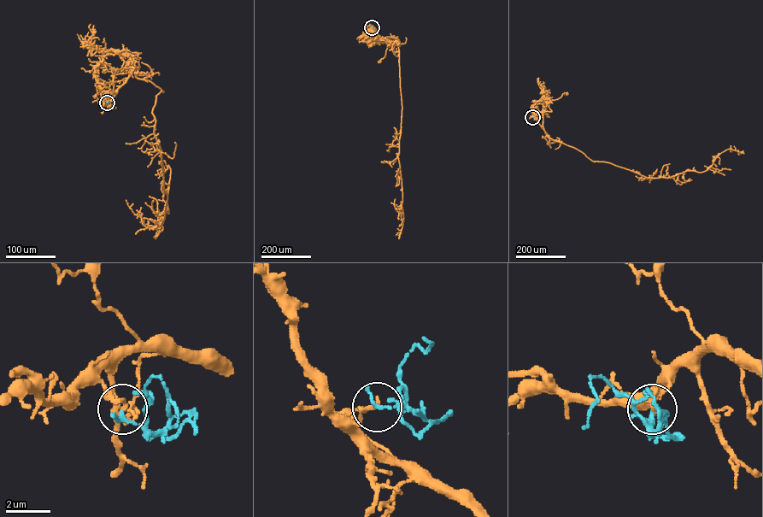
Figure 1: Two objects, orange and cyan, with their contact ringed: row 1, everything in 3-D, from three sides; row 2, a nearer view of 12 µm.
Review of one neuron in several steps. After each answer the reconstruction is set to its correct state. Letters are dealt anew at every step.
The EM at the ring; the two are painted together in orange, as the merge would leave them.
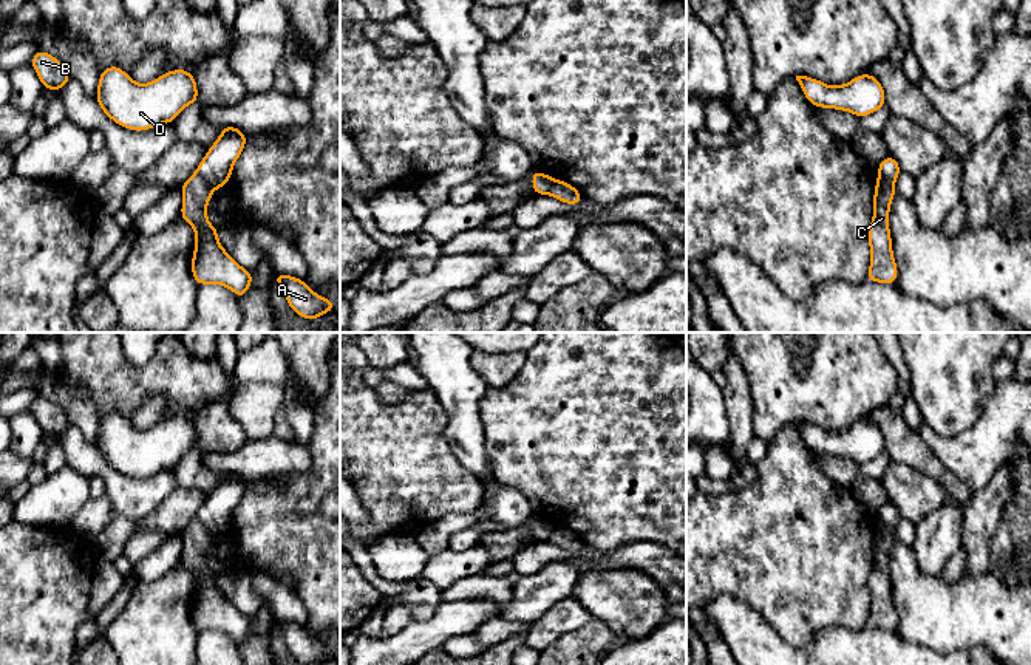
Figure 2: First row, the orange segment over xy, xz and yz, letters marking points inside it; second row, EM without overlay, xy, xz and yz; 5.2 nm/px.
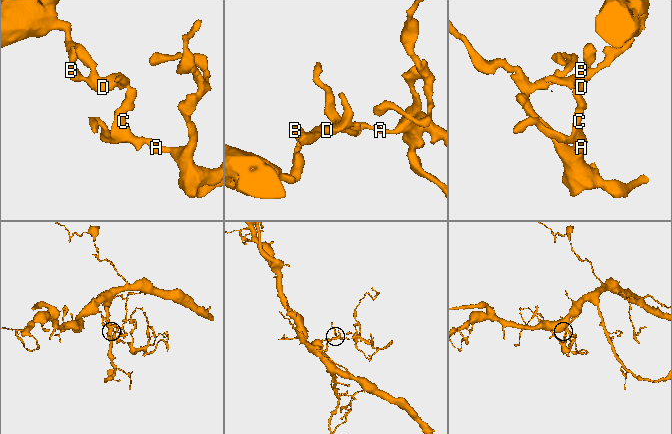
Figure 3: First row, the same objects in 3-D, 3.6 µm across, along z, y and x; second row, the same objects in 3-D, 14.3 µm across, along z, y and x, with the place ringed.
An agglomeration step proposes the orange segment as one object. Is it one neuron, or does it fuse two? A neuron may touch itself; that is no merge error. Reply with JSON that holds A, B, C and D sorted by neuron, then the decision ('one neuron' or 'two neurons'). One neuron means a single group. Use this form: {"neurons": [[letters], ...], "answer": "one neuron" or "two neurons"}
{"neurons": [["A", "C"], ["B", "D"]], "answer": "two neurons"}

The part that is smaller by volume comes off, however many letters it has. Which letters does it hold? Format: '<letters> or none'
A, C

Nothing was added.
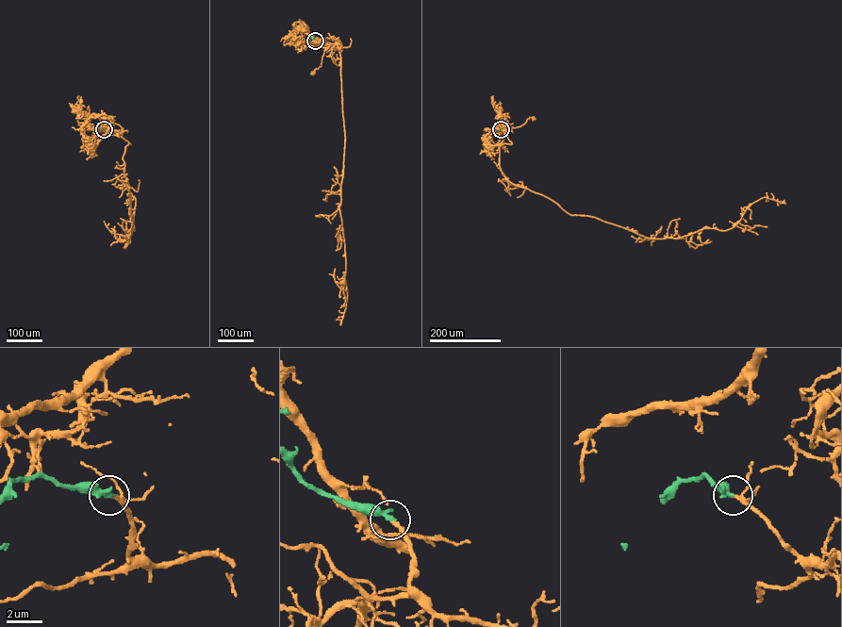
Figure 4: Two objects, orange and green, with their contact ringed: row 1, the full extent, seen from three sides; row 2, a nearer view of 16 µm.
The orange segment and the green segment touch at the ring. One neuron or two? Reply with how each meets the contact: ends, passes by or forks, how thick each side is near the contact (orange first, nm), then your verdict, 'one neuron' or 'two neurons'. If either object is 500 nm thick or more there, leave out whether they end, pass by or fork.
orange passes by; green ends there; 160 nm thick on the orange side, 360 nm on the other; one neuron

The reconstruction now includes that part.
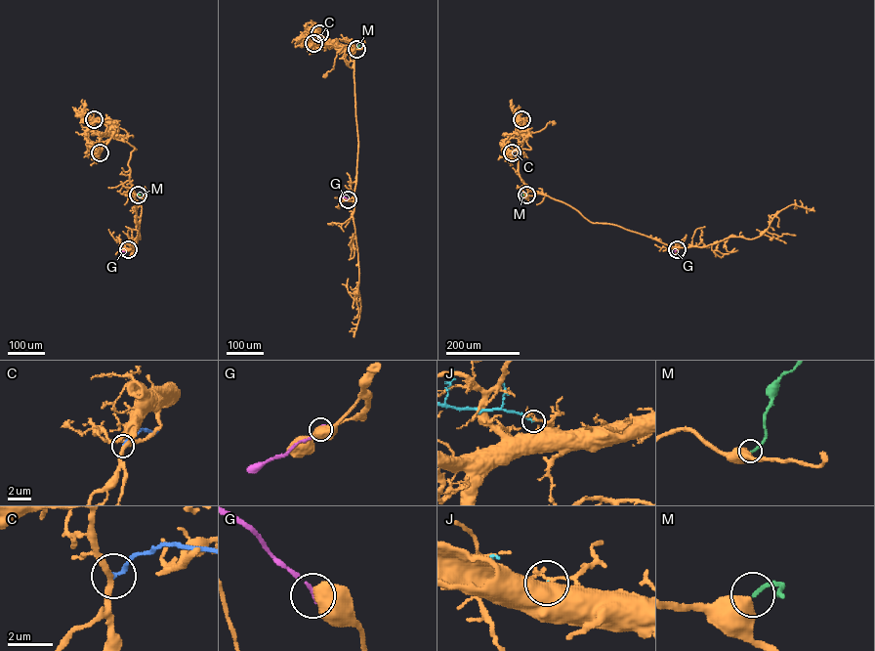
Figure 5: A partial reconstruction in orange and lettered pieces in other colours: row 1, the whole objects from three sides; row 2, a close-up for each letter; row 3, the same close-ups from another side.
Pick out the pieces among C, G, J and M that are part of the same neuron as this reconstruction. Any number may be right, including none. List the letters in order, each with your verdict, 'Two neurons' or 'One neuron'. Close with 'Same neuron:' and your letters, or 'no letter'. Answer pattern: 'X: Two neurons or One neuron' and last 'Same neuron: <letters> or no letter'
C: Two neurons
G: Two neurons
J: Two neurons
M: One neuron
Same neuron: M

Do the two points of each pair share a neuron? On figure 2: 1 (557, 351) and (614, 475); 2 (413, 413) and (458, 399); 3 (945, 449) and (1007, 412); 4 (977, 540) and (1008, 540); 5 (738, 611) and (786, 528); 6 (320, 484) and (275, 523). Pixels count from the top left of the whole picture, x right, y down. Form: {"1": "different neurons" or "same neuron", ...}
{"1": "same neuron", "2": "different neurons", "3": "same neuron", "4": "different neurons", "5": "different neurons", "6": "same neuron"}

